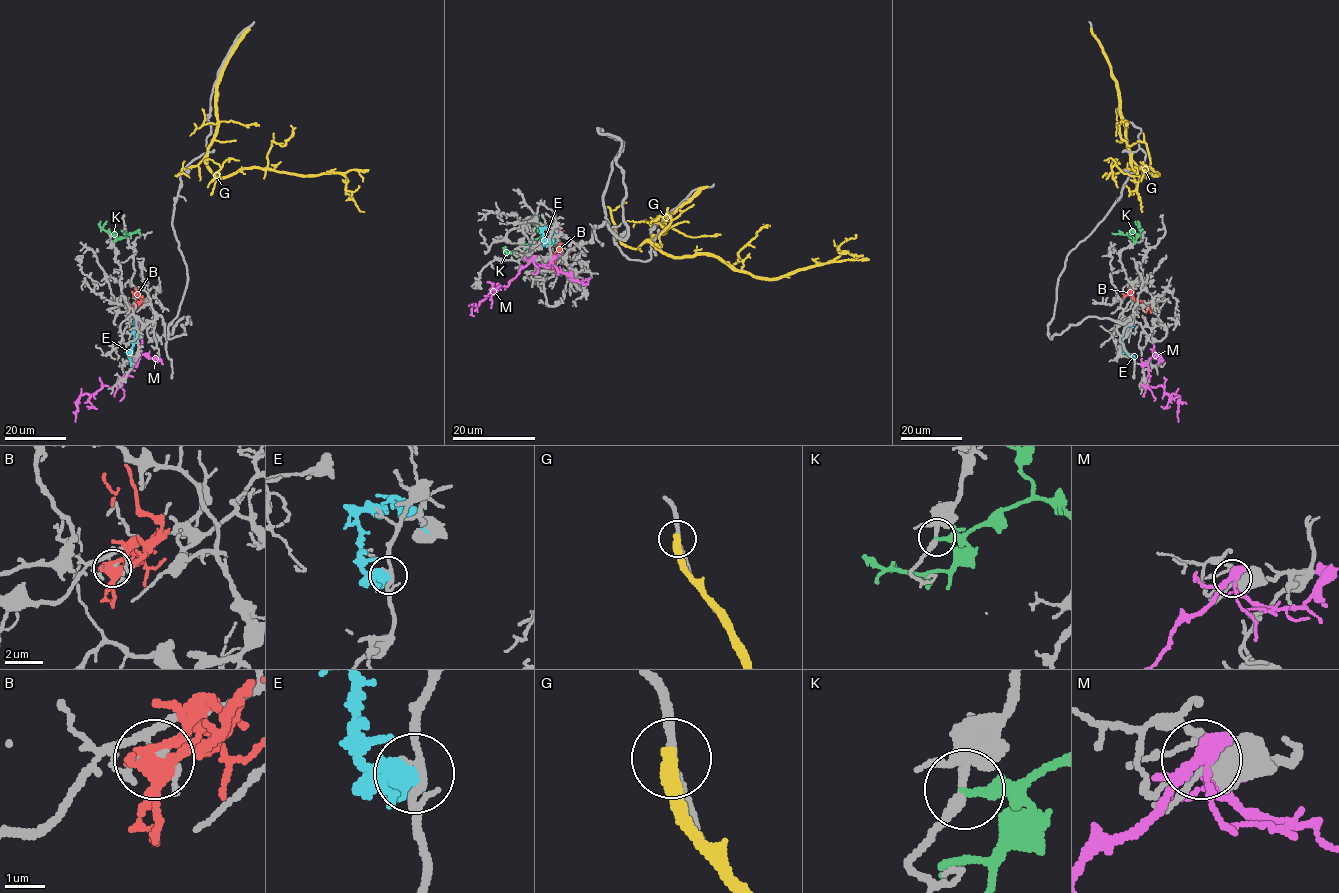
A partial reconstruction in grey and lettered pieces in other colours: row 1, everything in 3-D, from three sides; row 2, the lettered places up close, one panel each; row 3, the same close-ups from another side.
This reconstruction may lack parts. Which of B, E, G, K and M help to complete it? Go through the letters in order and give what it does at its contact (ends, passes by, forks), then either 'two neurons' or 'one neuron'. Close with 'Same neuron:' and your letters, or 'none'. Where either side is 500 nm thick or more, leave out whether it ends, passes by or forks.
B: it forks there; two neurons
E: it passes by; two neurons
G: it ends there; two neurons
K: it ends there; two neurons
M: it forks there; two neurons
Same neuron: none

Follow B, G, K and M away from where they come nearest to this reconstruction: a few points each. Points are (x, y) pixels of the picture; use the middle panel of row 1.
B: (550, 265), (561, 246), (554, 238), (563, 231)
G: (705, 187), (647, 240), (666, 254), (718, 256), (769, 279), (831, 262), (839, 249), (863, 255)
K: (520, 245), (540, 237), (552, 244), (559, 240)
M: (532, 258), (506, 286), (498, 288), (477, 306), (471, 305)

